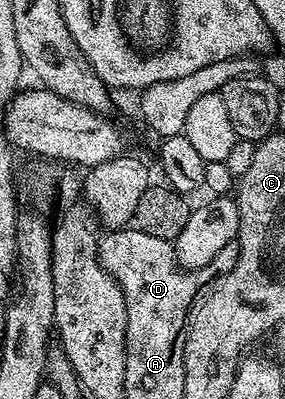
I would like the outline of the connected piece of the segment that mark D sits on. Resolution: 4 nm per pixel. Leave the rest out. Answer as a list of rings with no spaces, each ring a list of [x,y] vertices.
[[[126,226],[104,233],[106,236],[96,241],[95,255],[98,264],[112,280],[117,281],[125,299],[125,314],[131,314],[131,334],[135,344],[141,344],[143,338],[149,342],[151,336],[155,342],[173,338],[175,320],[183,314],[183,304],[194,302],[198,294],[212,285],[217,275],[208,268],[182,268],[175,262],[175,248],[163,238],[143,234],[143,230]]]

